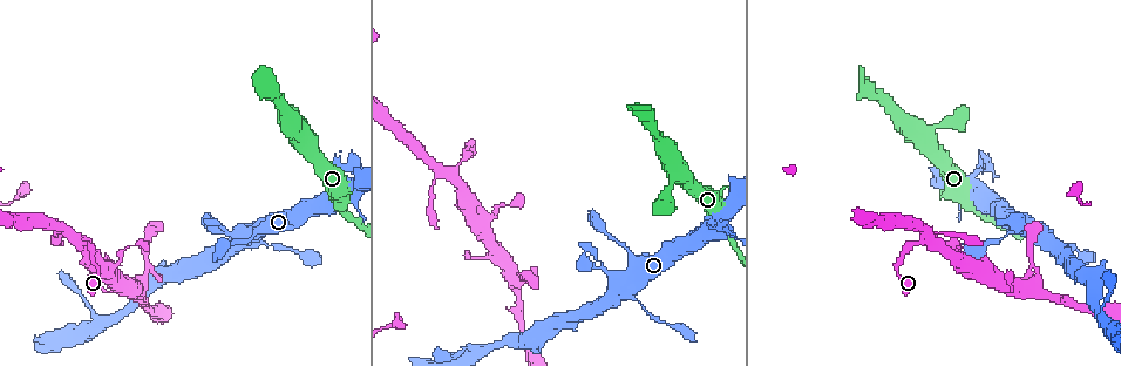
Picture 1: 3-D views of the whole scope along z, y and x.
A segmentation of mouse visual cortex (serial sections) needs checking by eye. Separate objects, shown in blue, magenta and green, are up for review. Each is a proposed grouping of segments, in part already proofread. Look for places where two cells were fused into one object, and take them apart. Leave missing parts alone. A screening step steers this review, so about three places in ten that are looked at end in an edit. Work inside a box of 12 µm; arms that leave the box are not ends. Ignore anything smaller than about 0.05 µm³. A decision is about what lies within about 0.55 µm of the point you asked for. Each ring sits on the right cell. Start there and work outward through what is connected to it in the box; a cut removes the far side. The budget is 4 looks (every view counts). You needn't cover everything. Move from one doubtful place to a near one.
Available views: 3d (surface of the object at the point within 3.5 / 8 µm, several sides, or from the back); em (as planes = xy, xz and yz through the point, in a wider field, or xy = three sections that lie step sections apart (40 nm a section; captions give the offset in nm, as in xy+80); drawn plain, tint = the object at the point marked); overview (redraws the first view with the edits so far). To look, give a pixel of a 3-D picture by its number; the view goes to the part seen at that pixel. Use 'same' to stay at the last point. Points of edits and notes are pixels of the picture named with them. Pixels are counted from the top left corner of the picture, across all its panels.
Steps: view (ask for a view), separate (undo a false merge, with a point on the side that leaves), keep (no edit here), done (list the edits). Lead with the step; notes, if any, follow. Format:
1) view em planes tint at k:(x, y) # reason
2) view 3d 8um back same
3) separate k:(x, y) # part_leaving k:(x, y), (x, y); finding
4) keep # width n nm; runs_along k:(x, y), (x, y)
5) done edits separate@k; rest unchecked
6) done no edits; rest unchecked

view 3d 3.5um at 1:(1018, 223) # abrupt turn

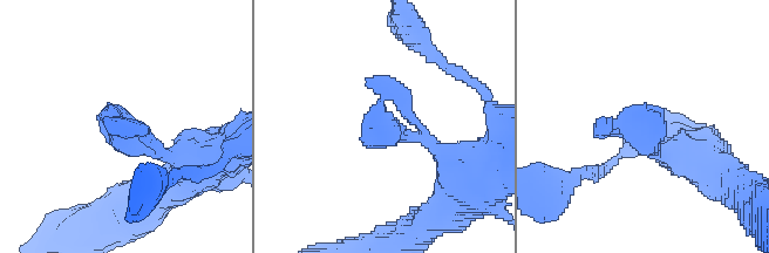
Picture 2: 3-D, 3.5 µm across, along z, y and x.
view em xy step 1 tint at 2:(381, 124)

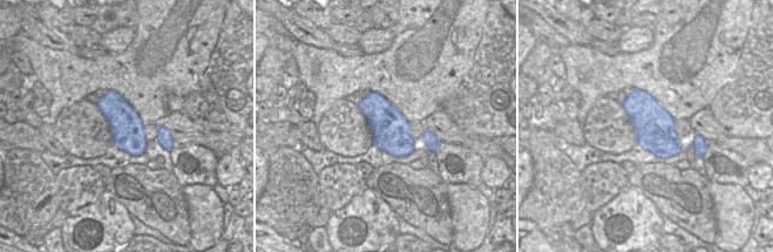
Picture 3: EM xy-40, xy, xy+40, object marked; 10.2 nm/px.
keep # runs_along 2:(195, 157), (141, 150), (102, 117); one cell here

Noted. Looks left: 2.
view 3d 3.5um at 1:(717, 221) # branch point

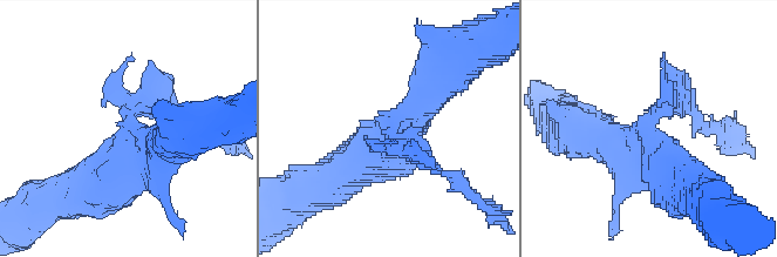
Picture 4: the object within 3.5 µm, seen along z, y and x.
view em planes tint at 4:(656, 143)

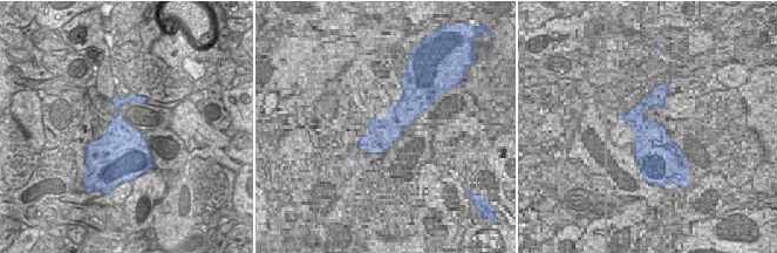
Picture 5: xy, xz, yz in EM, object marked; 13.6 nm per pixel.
separate 4:(161, 92) # part_leaving 4:(654, 114), (711, 114); a second cell is stuck on

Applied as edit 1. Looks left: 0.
done edits separate@4; rest unchecked

